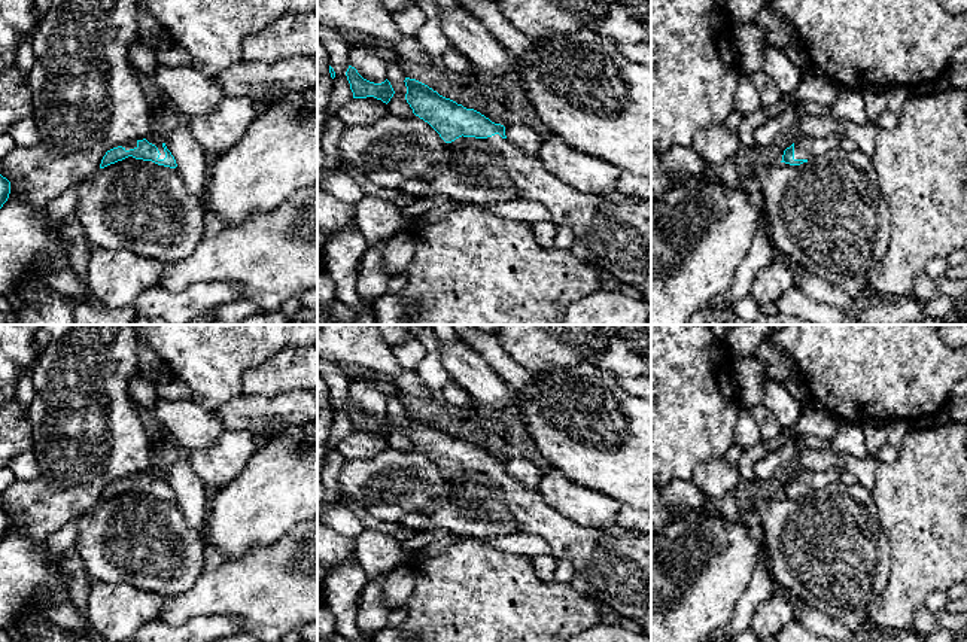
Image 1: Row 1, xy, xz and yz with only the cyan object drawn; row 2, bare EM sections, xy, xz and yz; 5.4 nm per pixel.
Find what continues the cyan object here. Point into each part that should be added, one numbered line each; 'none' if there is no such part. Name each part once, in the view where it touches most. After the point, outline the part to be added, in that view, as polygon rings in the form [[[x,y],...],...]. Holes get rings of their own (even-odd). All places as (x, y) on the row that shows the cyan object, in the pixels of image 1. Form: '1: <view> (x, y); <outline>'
1: xz (616, 237); [[[499,134],[487,139],[462,136],[454,143],[469,144],[486,153],[490,161],[508,173],[519,191],[519,197],[544,204],[556,226],[568,226],[574,232],[574,243],[569,249],[572,256],[597,270],[605,270],[624,285],[635,286],[642,293],[642,298],[651,304],[651,201],[626,200],[614,203],[602,195],[578,192],[551,174],[539,156],[526,155]]]

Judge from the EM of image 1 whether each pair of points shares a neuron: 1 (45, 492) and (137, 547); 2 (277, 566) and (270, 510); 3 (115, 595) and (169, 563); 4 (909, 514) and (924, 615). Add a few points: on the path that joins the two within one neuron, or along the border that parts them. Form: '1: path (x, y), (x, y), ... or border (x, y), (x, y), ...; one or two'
1: border (99, 501), (81, 519); two
2: border (301, 522), (273, 542), (255, 544), (242, 556); two
3: border (97, 580), (128, 583), (164, 598); two
4: border (924, 606), (917, 612), (912, 626); two

